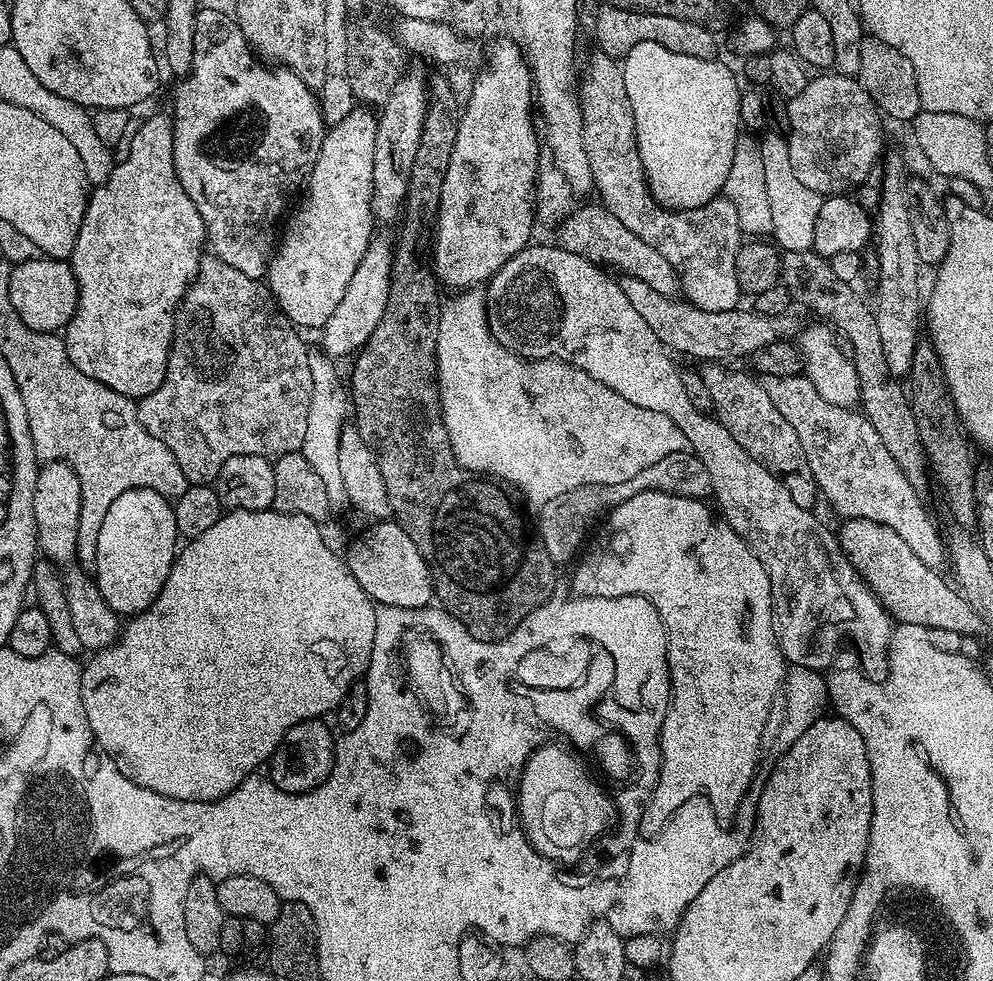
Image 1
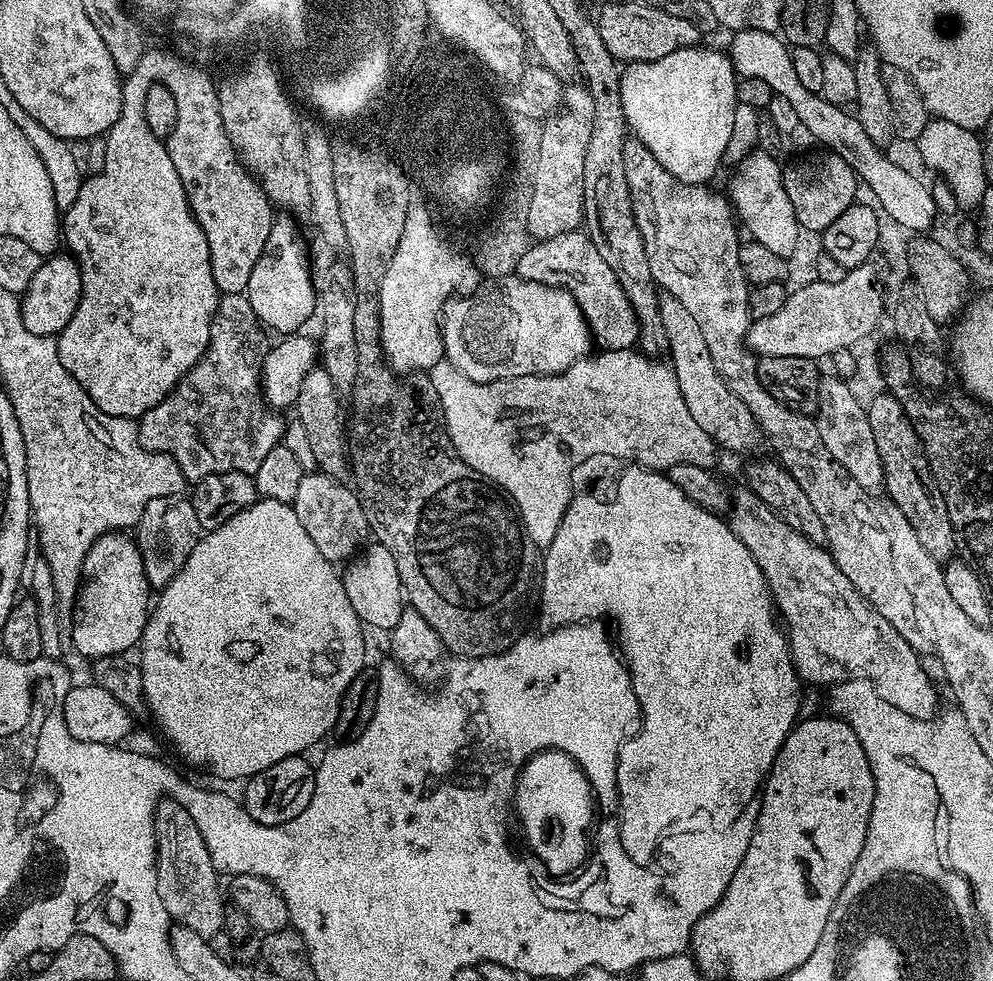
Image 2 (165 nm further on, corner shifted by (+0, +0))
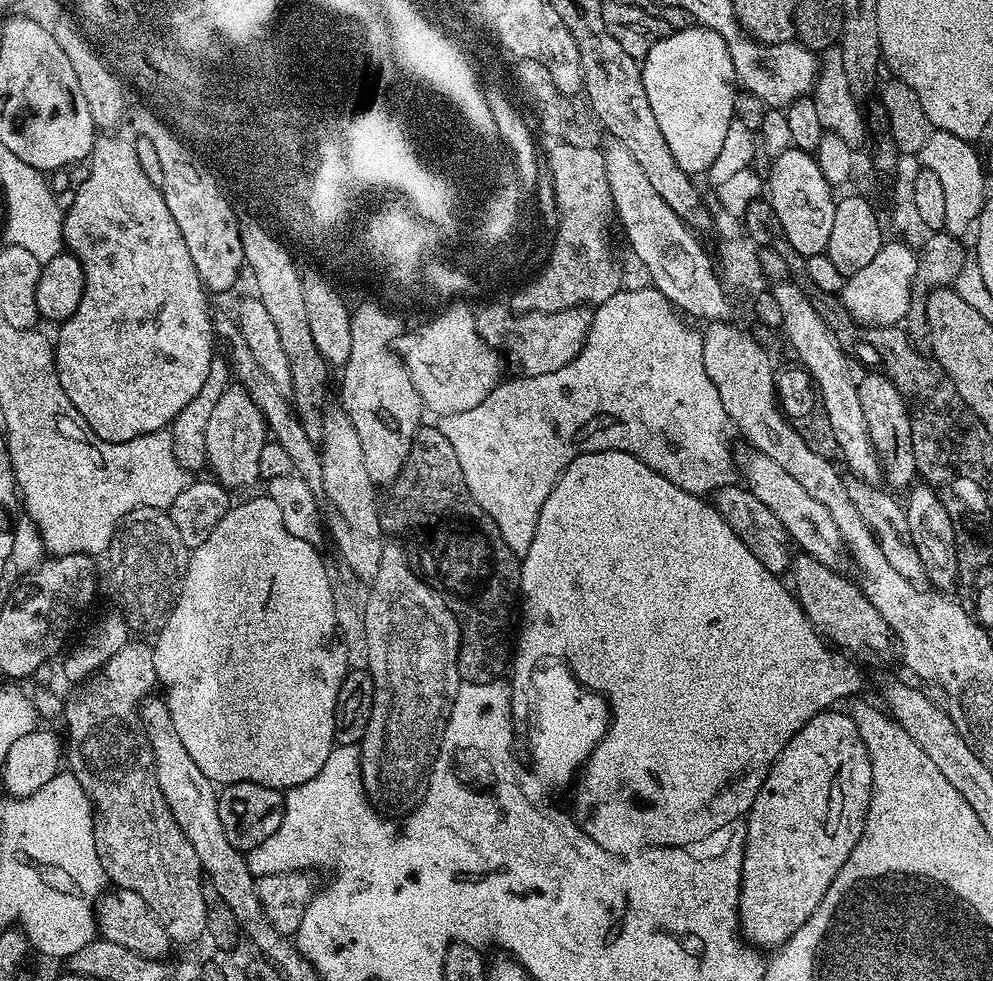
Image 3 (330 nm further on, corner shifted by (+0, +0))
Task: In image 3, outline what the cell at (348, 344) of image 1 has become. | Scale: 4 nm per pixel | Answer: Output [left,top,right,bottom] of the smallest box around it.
[206,386,270,490]

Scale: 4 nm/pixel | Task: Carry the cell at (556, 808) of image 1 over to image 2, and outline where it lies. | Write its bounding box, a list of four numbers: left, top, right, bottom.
[514,749,596,878]

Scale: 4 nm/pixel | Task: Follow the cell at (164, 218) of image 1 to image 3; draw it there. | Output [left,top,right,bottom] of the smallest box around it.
[54,134,214,444]

